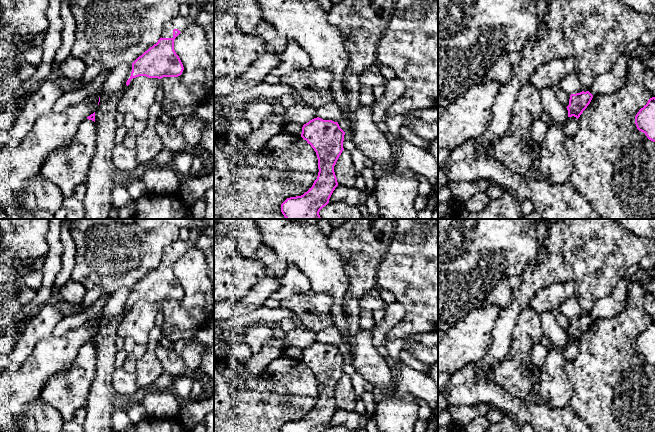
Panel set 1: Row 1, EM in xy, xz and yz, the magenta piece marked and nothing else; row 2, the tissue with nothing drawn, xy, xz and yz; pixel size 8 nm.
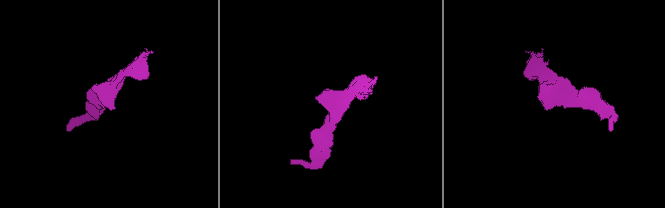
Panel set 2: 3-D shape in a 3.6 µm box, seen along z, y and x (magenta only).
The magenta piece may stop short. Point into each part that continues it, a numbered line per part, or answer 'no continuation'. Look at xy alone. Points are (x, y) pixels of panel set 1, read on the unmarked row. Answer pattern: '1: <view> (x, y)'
1: xy (180, 247)
2: xy (67, 392)

